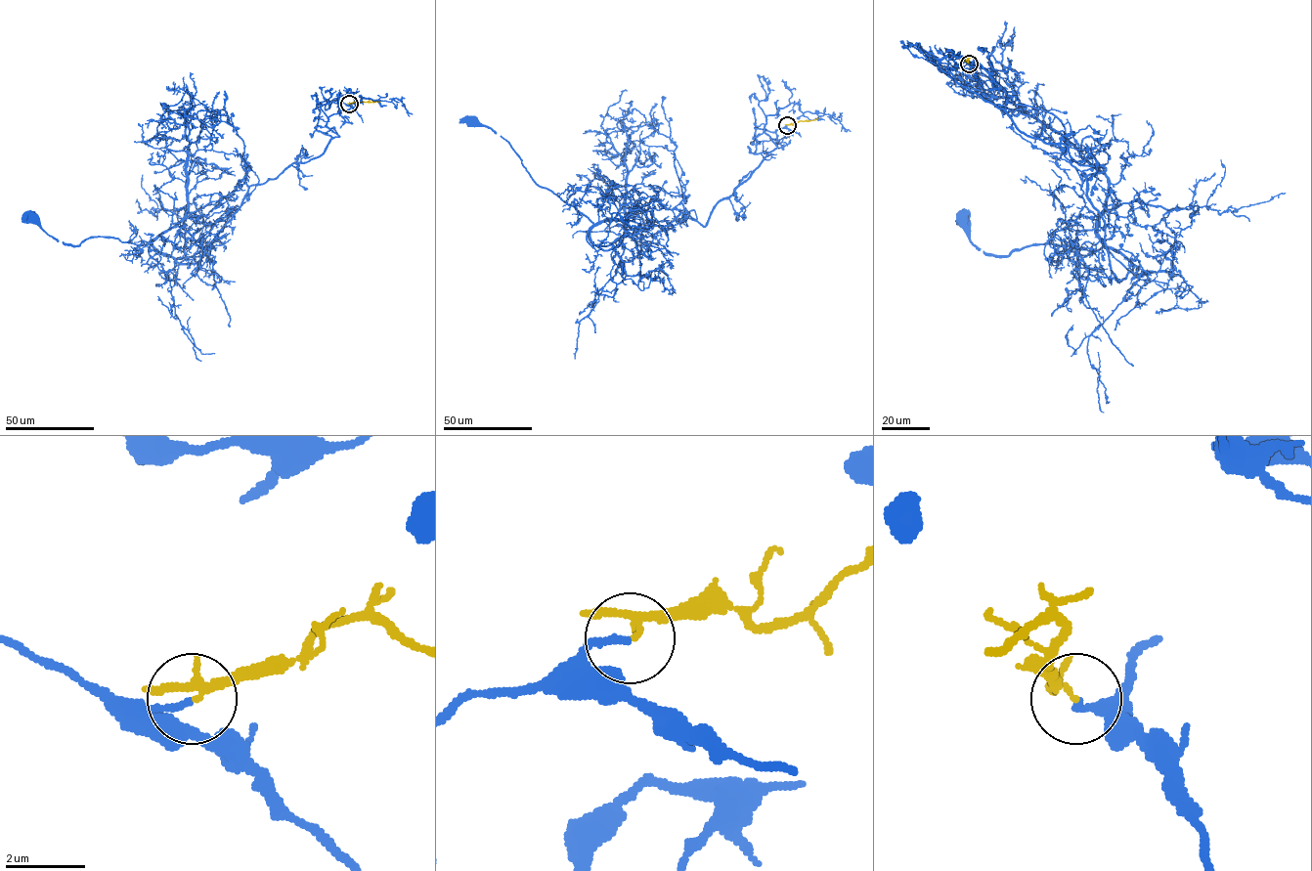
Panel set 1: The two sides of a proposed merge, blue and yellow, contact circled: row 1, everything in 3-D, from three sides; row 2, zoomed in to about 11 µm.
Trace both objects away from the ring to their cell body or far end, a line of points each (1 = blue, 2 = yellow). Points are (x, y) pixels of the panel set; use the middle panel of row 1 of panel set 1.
1: (787, 125), (756, 130), (754, 152), (769, 152), (704, 226), (675, 206), (594, 224), (471, 119)
2: (787, 125), (818, 118)

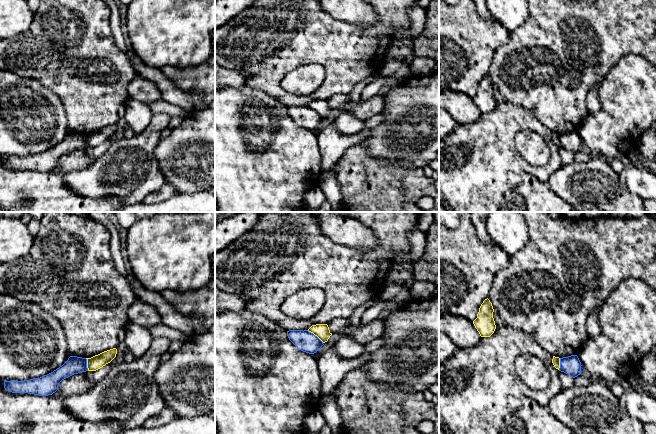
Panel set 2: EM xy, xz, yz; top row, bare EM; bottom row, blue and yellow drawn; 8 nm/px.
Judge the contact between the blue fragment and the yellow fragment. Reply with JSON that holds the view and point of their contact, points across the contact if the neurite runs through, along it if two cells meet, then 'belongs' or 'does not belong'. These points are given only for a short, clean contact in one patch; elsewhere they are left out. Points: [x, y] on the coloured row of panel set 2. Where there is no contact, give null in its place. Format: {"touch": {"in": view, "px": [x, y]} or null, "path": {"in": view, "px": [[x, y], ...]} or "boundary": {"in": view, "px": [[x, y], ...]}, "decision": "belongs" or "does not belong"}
{"touch": {"in": "xz", "px": [314, 335]}, "boundary": {"in": "xz", "px": [[307, 330], [323, 342]]}, "decision": "does not belong"}

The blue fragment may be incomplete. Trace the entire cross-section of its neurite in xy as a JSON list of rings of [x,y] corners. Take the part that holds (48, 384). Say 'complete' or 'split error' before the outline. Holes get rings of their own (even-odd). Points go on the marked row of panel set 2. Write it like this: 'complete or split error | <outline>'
complete | [[[70,356],[62,366],[47,375],[24,381],[4,381],[4,388],[12,393],[48,396],[58,390],[62,380],[86,371],[88,371],[86,358]]]

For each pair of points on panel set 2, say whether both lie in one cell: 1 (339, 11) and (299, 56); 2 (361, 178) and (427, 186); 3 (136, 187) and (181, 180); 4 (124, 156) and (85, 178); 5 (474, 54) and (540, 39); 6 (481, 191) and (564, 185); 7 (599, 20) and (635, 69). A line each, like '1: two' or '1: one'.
1: two
2: one
3: two
4: one
5: two
6: two
7: two

